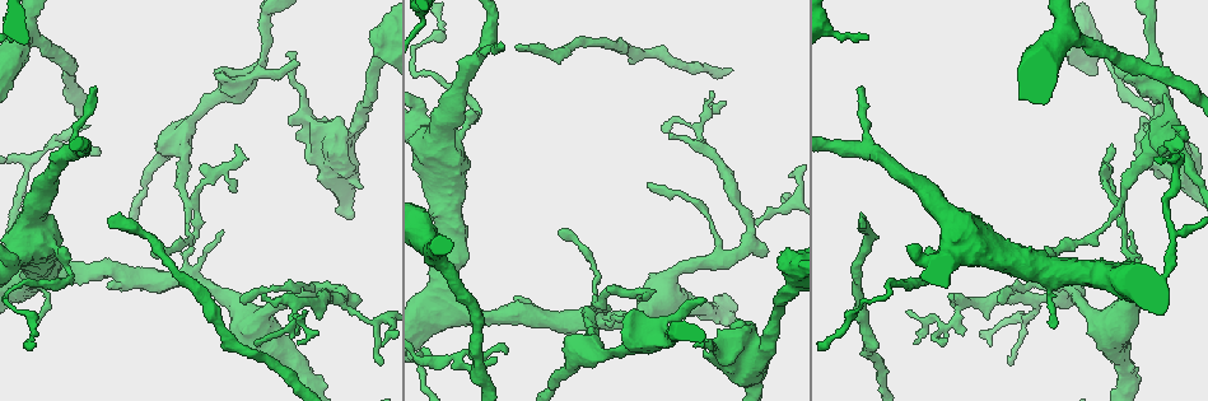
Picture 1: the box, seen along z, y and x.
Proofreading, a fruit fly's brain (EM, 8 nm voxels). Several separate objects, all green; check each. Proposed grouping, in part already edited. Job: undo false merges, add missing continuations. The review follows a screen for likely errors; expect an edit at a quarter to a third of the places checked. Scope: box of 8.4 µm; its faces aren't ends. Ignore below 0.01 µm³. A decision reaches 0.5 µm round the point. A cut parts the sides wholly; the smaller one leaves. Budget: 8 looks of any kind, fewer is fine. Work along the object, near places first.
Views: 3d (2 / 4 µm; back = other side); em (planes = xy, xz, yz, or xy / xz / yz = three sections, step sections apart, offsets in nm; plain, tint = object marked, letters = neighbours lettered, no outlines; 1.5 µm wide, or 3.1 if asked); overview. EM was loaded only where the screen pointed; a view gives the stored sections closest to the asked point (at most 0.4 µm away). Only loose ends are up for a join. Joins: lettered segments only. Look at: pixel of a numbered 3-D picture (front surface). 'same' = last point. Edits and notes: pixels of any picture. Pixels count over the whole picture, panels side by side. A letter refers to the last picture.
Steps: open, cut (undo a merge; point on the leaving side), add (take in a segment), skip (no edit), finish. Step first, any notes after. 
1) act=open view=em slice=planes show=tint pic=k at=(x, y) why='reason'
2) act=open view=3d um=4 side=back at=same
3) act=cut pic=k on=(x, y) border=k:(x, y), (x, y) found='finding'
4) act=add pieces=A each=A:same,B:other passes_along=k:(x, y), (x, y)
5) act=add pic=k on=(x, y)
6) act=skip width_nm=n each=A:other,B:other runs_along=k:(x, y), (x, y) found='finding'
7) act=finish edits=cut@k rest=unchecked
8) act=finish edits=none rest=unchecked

act=open view=em slice=planes show=letters pic=1 at=(861, 216) why='long arm stops here'

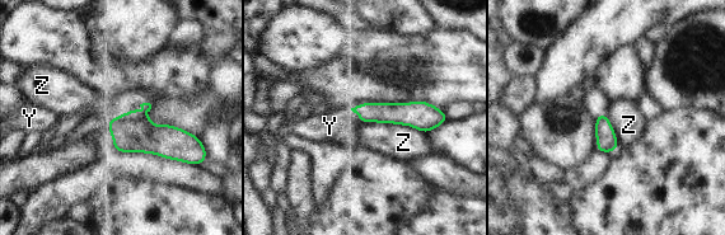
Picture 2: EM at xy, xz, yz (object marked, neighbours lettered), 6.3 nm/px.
act=add pieces=Y longest_contact=Z:420nm each=Y:same,Z:other passes_along=2:(397, 113), (358, 114), (330, 126) found='the neuron continues'

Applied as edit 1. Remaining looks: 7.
act=open view=overview

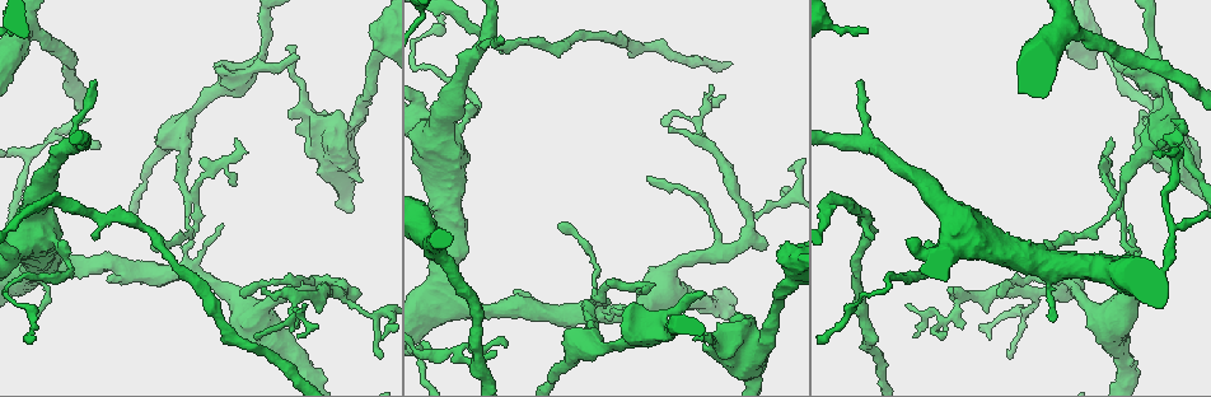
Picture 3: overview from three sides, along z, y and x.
act=open view=em slice=xy step=4 show=letters pic=3 at=(951, 289) why='free end'

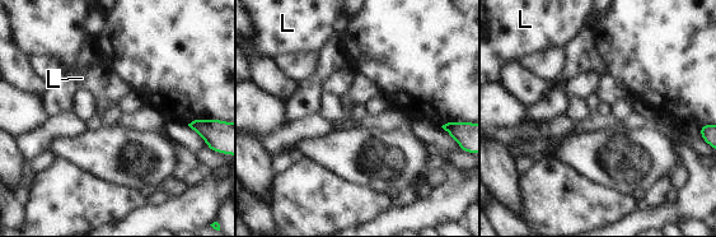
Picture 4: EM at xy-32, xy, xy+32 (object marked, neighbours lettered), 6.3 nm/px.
act=open view=em slice=planes show=letters at=same

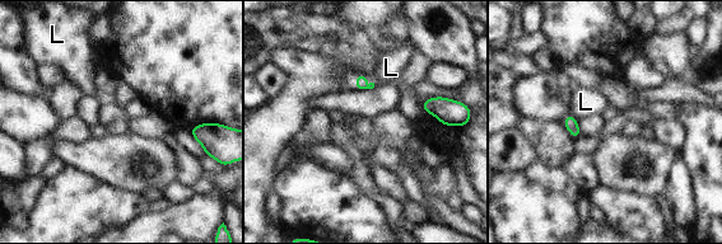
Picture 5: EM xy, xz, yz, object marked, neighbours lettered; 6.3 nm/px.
act=skip longest_contact=L:70nm each=L:other border=5:(571, 113), (578, 120) found='none of them fits'

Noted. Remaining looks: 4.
act=finish edits=add@2 rest=unchecked

